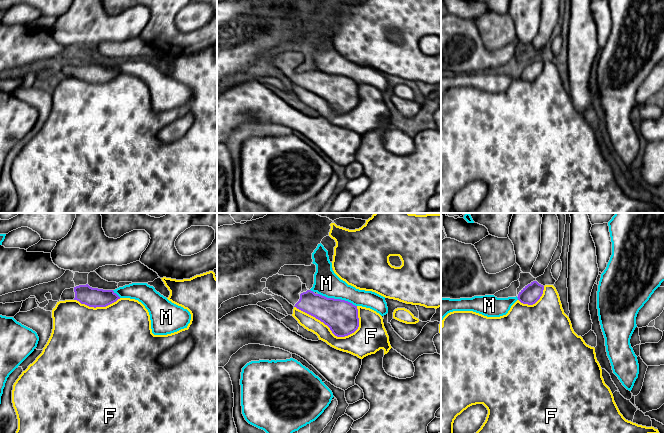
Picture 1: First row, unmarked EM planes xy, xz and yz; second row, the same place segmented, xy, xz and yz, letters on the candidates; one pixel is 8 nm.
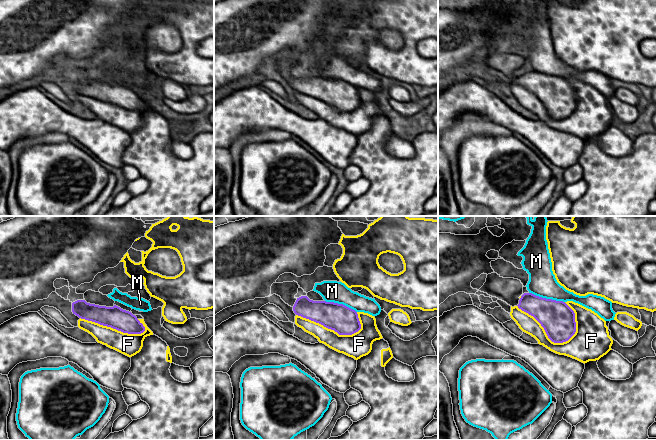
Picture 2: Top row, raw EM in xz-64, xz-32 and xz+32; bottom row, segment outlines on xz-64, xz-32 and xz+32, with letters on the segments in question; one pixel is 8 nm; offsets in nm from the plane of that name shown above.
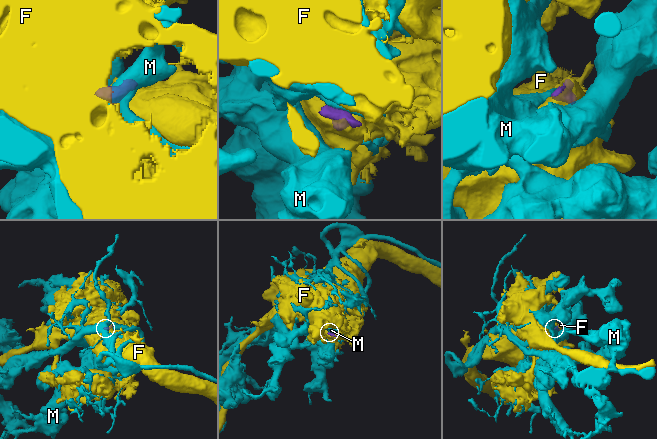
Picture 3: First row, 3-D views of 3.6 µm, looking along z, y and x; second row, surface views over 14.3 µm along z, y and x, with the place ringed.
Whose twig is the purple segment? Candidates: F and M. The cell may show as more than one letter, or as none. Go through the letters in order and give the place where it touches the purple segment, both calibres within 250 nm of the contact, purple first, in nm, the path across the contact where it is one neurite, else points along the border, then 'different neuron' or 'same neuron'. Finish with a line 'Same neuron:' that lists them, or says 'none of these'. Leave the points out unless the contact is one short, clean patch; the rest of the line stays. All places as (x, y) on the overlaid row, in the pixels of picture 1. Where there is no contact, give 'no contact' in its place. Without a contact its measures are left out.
F: xz (327, 325) | 260/150 nm | different neuron
M: xz (337, 299) | 260/200 nm | along xz (318, 293), (327, 297), (347, 300), (356, 306) | different neuron
Same neuron: none of these

